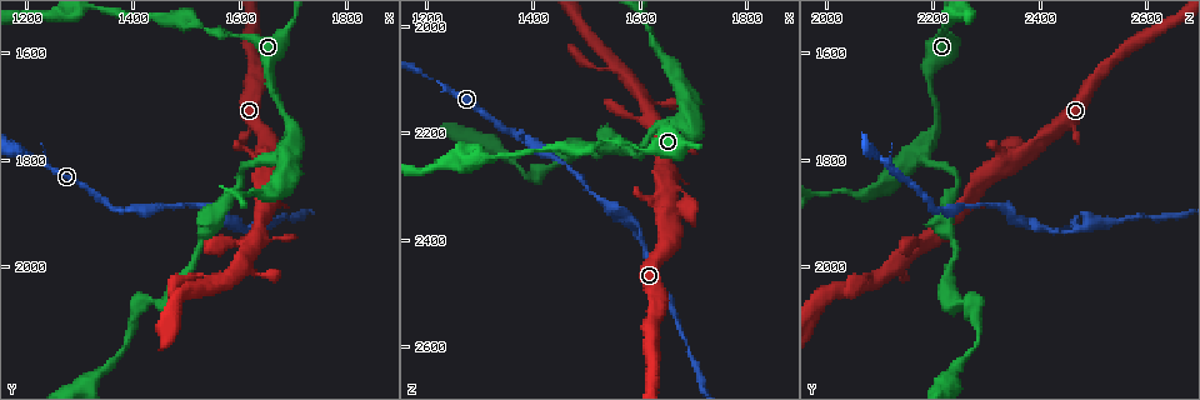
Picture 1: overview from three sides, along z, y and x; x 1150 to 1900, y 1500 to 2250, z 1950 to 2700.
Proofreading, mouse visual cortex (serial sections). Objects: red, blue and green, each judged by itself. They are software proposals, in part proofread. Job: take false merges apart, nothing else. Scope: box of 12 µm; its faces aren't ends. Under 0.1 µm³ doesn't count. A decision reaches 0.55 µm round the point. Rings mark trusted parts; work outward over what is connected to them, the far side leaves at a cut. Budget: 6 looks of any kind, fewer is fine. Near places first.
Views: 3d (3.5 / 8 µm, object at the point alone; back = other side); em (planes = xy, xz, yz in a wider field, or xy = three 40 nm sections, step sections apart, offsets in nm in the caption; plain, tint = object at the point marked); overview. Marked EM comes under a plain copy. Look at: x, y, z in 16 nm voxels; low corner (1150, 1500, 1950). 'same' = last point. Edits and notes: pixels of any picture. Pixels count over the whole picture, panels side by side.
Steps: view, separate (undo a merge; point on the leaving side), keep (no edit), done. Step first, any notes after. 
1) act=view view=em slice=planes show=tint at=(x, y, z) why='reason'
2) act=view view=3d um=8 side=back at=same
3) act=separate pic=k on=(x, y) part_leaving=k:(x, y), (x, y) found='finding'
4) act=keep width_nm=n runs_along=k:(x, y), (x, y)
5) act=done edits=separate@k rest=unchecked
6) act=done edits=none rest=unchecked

act=view view=3d um=3.5 at=(1585, 1560, 2215) why='narrows sharply'

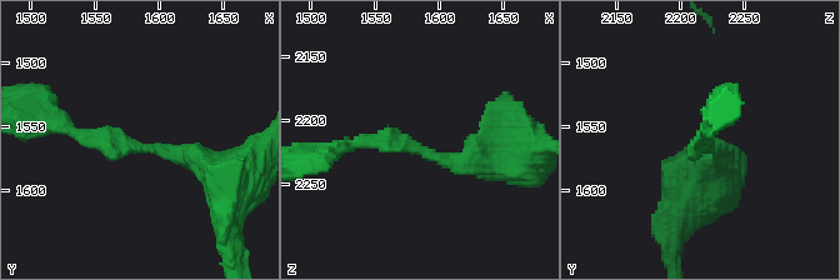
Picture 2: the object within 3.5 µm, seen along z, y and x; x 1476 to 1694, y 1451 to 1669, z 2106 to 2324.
act=view view=em slice=planes show=tint at=(1580, 1566, 2220) why='now the EM'

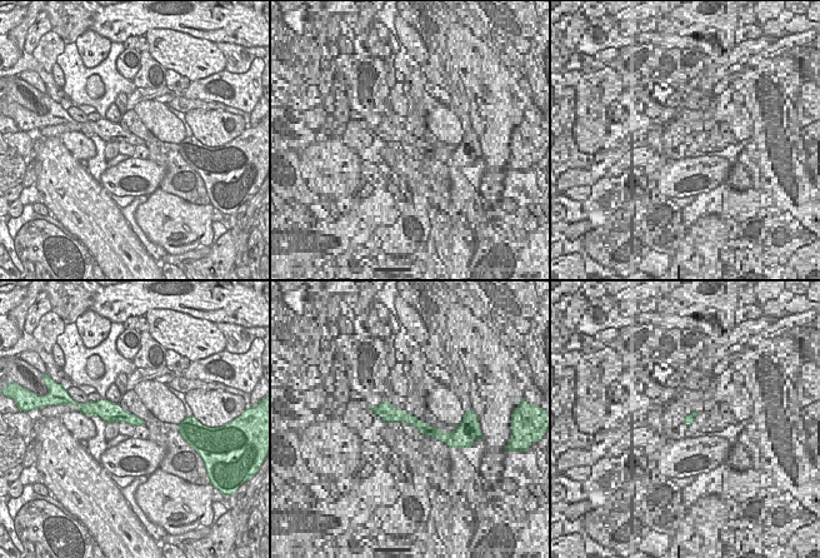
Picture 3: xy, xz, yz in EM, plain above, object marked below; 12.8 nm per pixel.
act=keep arm_widths_nm=150,300 runs_along=2:(210, 169), (56, 119) found='all the same cell'

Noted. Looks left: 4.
act=view view=3d um=3.5 at=(1215, 1800, 2105) why='sudden change in width'

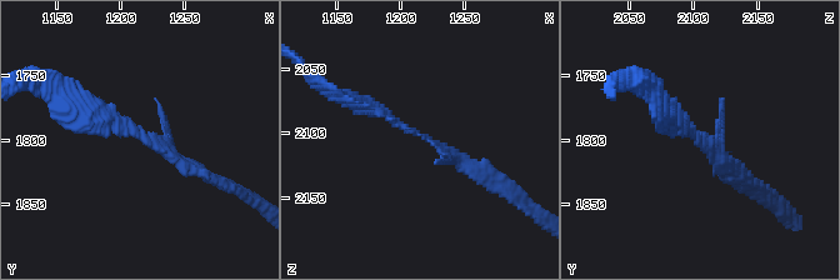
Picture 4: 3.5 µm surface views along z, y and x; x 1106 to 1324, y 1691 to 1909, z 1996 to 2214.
act=keep runs_along=4:(484, 176), (384, 113), (350, 100) found='all the same cell'

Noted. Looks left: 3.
act=view view=3d um=3.5 at=(1530, 1890, 2330) why='thick turns thin'

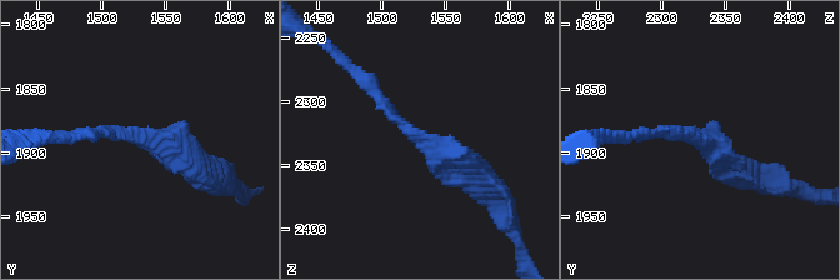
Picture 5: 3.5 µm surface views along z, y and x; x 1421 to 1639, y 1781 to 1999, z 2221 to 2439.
act=view view=em slice=xy step=2 show=tint at=(1524, 1888, 2326)

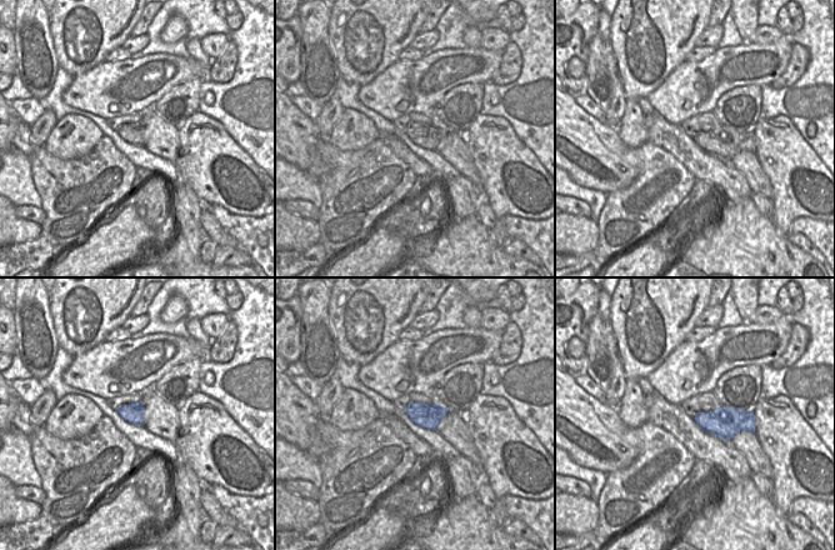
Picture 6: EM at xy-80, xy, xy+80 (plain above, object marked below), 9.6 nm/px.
act=keep runs_along=5:(358, 74), (415, 135), (480, 170) found='one cell here'

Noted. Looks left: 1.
act=done edits=none rest=unchecked

